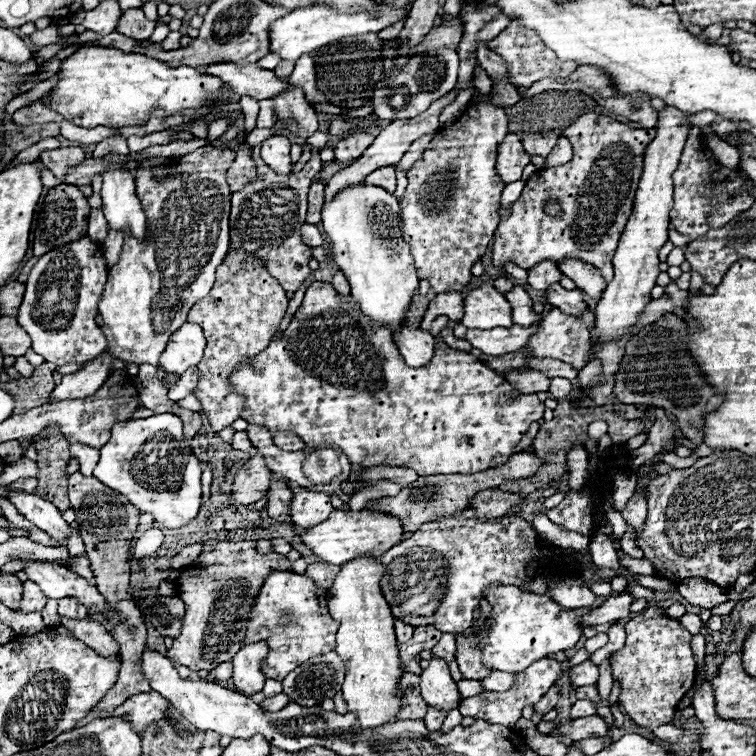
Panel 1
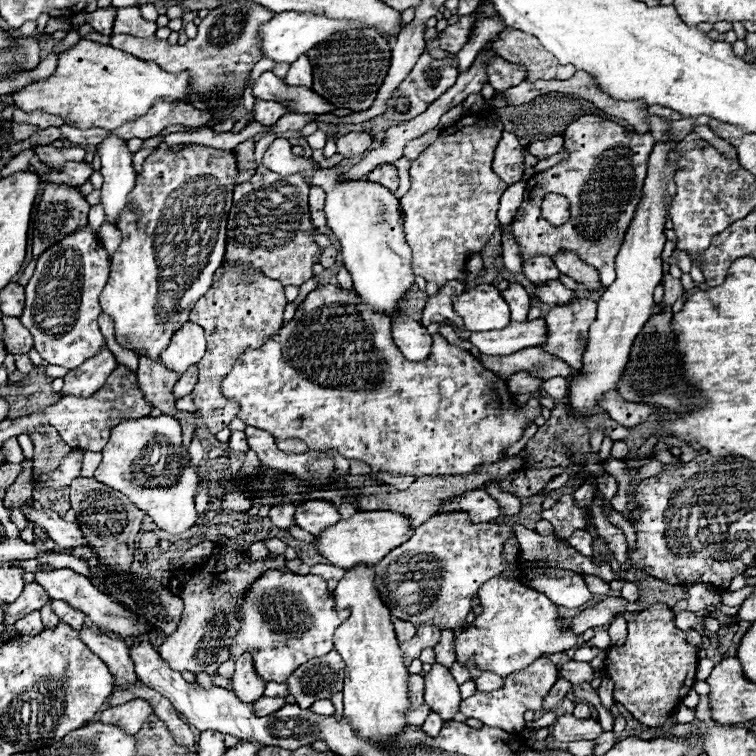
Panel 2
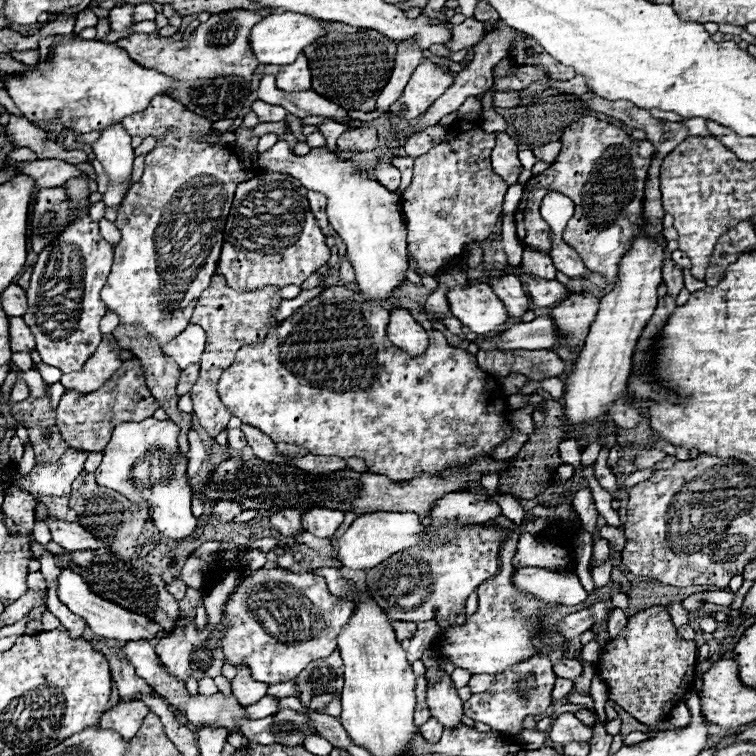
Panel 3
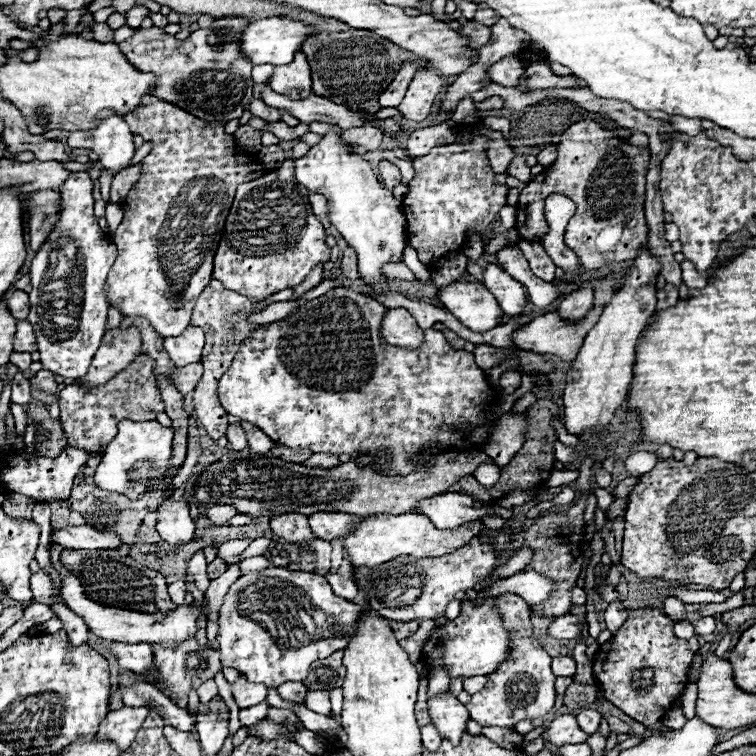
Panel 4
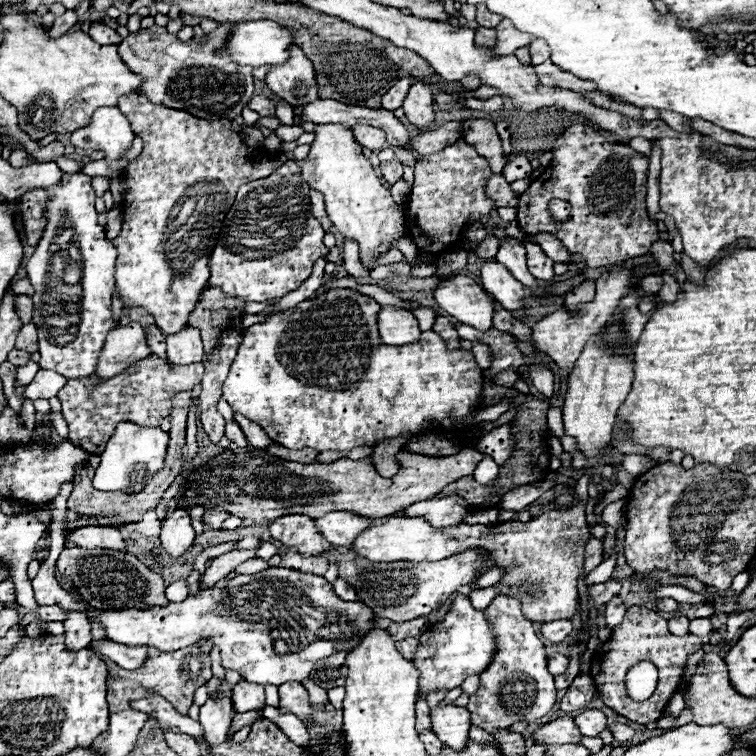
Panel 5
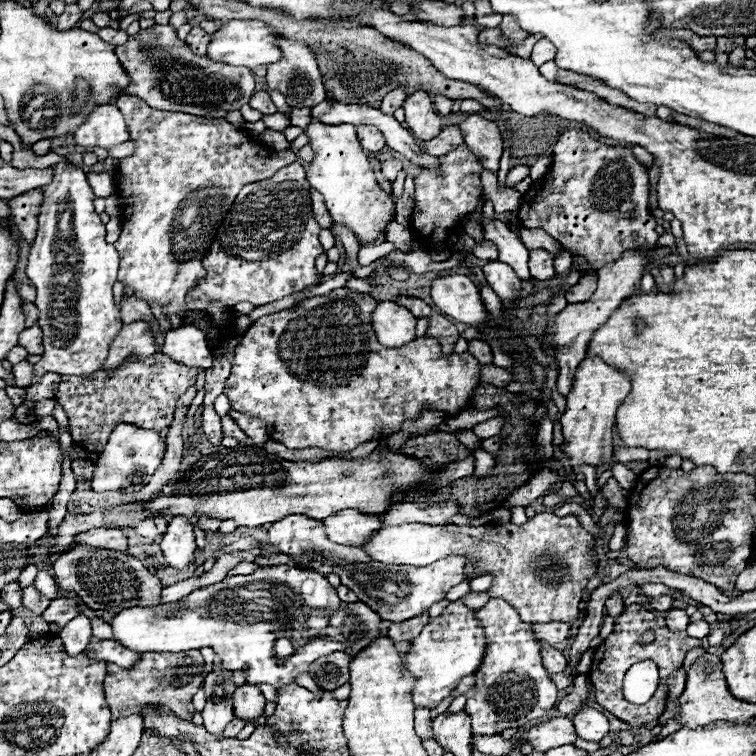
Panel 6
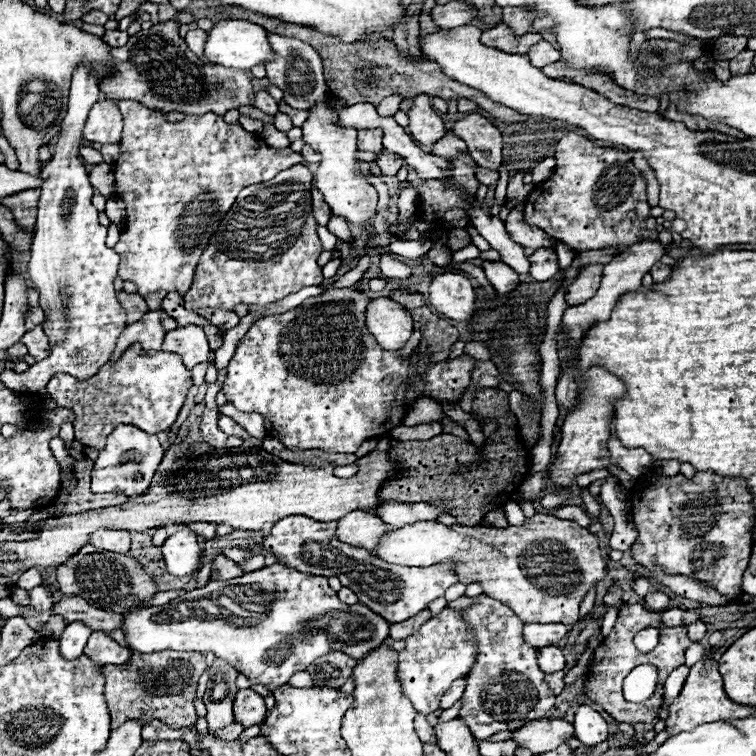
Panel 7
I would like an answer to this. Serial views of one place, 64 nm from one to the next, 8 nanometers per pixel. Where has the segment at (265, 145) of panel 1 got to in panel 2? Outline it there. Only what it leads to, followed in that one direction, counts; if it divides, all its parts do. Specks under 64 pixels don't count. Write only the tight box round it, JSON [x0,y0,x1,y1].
[262,138,414,316]

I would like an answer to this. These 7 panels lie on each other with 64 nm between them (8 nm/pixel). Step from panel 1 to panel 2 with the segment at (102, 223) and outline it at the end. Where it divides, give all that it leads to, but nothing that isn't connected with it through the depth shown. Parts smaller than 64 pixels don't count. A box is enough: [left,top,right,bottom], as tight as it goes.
[88,204,106,232]

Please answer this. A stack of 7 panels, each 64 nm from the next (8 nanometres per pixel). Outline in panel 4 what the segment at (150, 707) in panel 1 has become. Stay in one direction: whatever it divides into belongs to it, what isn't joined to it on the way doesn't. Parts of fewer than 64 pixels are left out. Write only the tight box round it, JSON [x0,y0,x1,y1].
[96,708,148,752]

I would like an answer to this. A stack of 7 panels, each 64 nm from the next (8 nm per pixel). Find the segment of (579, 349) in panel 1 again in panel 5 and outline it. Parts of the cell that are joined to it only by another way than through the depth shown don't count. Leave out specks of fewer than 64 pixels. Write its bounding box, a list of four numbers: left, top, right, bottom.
[564,280,594,310]

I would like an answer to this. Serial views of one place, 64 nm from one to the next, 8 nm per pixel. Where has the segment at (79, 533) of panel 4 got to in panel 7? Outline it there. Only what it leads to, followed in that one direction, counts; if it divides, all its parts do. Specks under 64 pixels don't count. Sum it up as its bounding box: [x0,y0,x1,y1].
[90,528,132,554]

